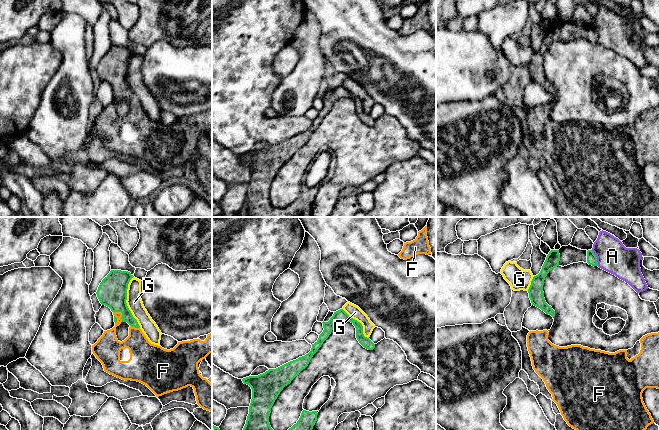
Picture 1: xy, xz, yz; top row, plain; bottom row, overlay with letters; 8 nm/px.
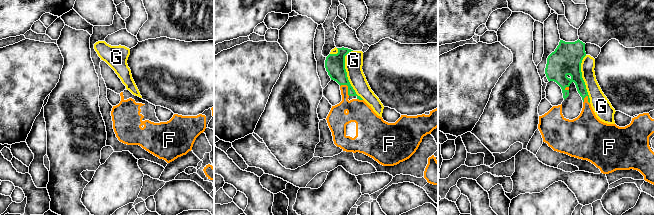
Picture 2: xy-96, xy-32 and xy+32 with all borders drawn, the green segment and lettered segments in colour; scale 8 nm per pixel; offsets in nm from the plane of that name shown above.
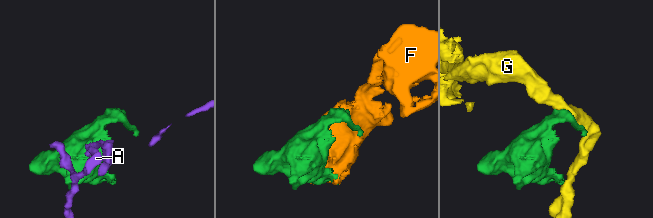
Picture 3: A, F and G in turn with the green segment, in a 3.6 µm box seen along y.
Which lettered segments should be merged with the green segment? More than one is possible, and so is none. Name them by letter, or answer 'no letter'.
F

